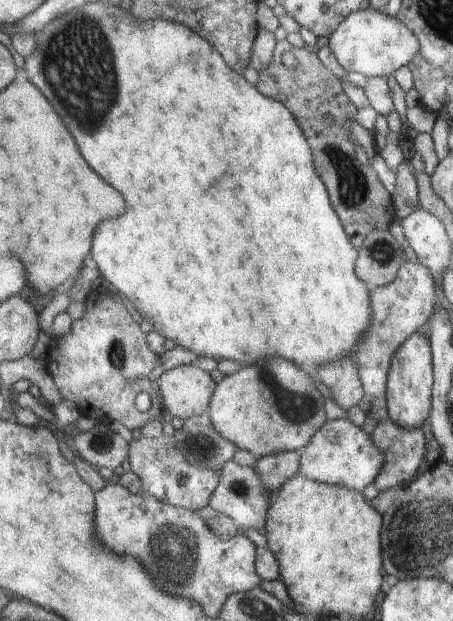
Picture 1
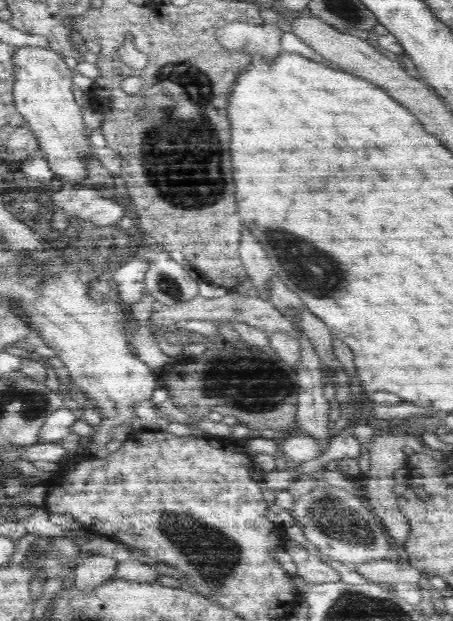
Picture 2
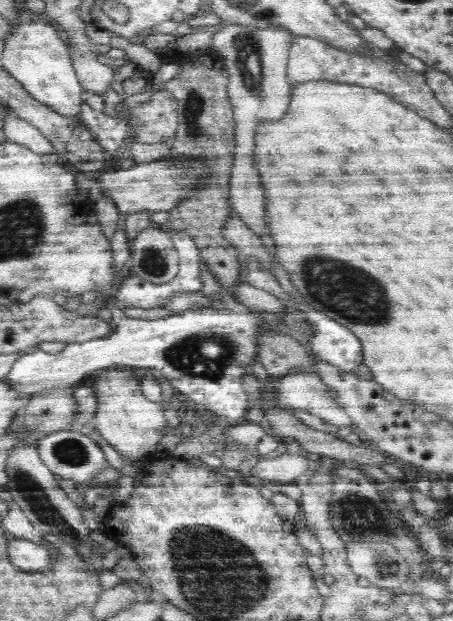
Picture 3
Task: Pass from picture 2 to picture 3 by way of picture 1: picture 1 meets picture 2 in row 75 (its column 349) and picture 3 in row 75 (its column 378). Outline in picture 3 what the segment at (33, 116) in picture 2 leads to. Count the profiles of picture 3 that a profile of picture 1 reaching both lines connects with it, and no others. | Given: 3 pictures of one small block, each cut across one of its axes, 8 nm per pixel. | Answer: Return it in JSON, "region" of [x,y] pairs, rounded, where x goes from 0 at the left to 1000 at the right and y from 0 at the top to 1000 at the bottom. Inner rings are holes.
{"region":[[[64,34],[40,40],[38,45],[22,45],[9,61],[11,76],[2,87],[9,113],[18,114],[49,140],[62,147],[75,159],[106,169],[126,182],[150,190],[170,193],[174,190],[177,171],[181,171],[181,147],[174,126],[170,124],[150,74],[132,60],[124,47],[106,37],[88,34]]]}

